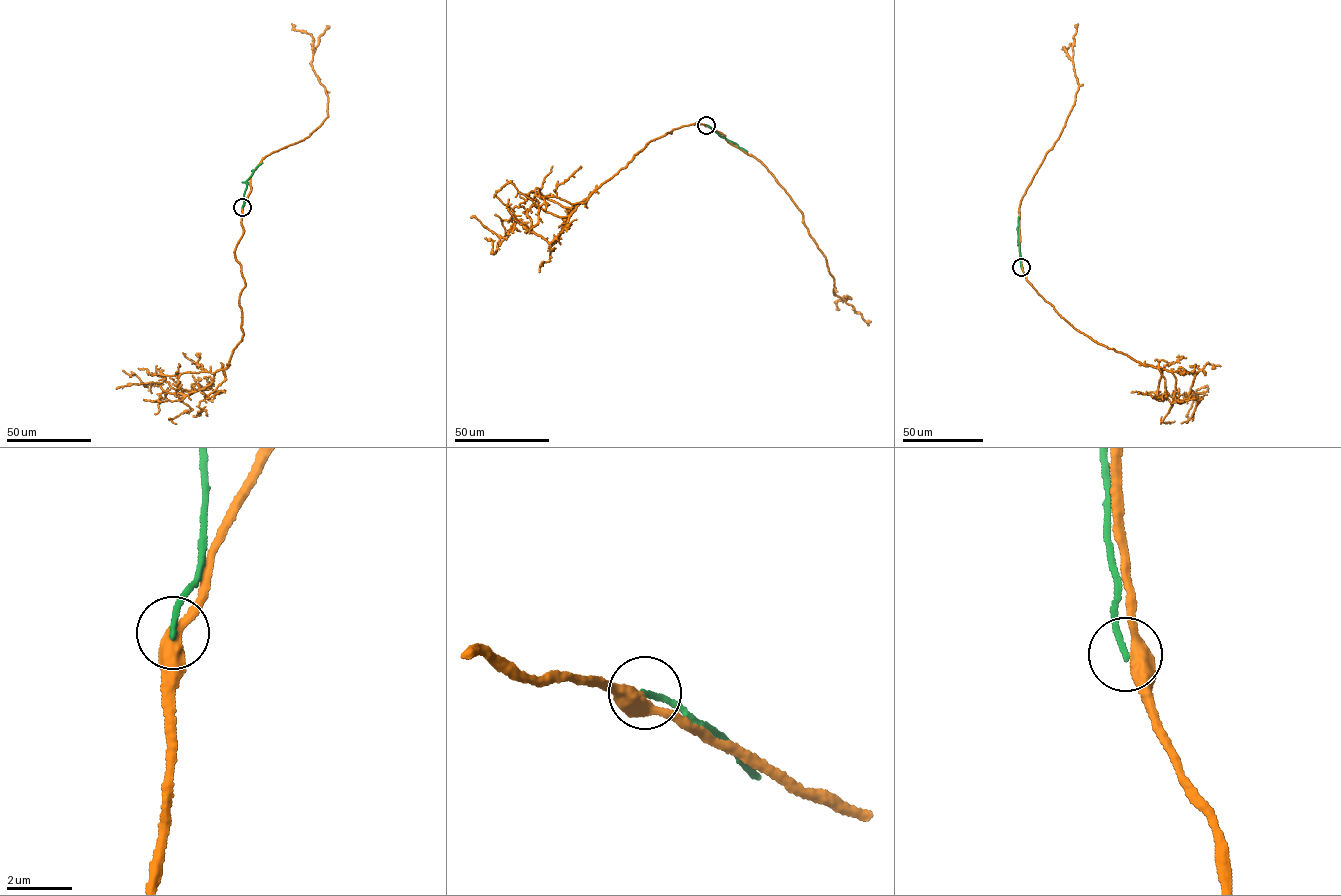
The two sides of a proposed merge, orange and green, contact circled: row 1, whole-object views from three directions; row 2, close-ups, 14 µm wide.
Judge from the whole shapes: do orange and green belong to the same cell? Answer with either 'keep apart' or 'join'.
keep apart

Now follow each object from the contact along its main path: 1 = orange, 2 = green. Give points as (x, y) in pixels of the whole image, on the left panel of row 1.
1: (242, 207), (234, 252), (245, 284), (243, 335), (226, 368), (209, 388), (175, 394), (122, 370)
2: (242, 207), (247, 181), (262, 163)

